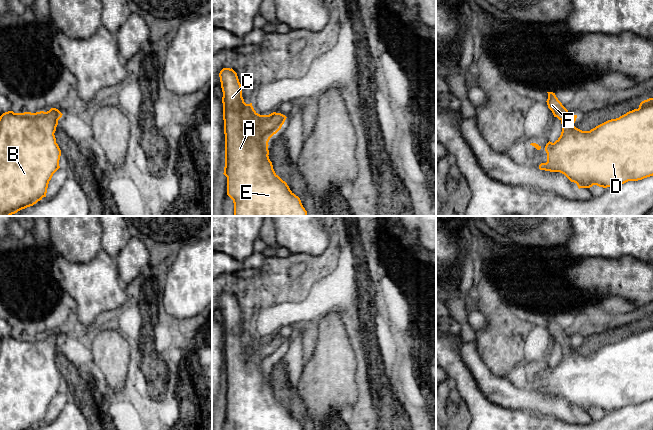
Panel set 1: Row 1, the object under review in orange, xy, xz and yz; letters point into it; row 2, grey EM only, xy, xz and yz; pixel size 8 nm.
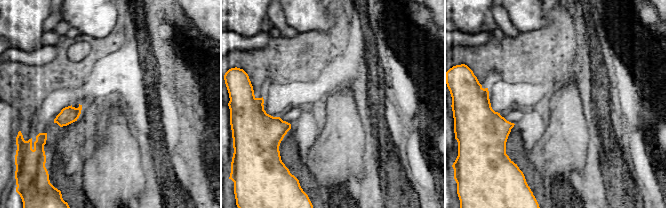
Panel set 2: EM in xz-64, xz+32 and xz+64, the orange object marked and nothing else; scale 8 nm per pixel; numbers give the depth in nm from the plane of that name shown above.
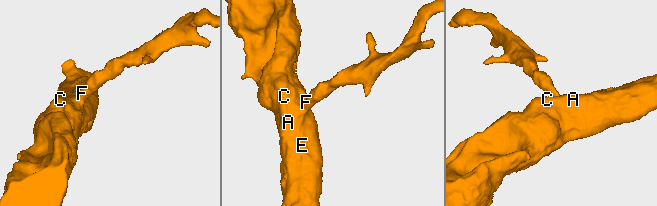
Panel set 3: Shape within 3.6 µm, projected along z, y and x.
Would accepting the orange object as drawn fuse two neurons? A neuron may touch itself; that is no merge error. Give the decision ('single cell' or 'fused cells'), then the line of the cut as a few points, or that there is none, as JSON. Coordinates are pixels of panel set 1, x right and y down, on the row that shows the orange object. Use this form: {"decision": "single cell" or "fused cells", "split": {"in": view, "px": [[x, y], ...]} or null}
{"decision": "single cell", "split": null}

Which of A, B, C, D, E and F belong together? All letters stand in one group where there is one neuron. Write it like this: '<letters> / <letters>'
A B C D E F

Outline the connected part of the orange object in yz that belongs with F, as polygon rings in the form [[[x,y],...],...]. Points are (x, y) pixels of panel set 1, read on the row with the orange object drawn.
[[[547,92],[548,108],[554,117],[562,124],[560,137],[554,142],[548,142],[545,146],[547,162],[539,165],[540,170],[560,172],[578,188],[590,188],[593,185],[607,188],[624,184],[628,181],[638,181],[653,176],[653,98],[640,103],[638,109],[627,112],[616,119],[608,120],[590,131],[582,131],[574,126],[577,115],[571,114],[558,100],[555,93]]]

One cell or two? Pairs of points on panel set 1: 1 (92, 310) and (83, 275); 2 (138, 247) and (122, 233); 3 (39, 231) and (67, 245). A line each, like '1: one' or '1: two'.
1: one
2: two
3: two

